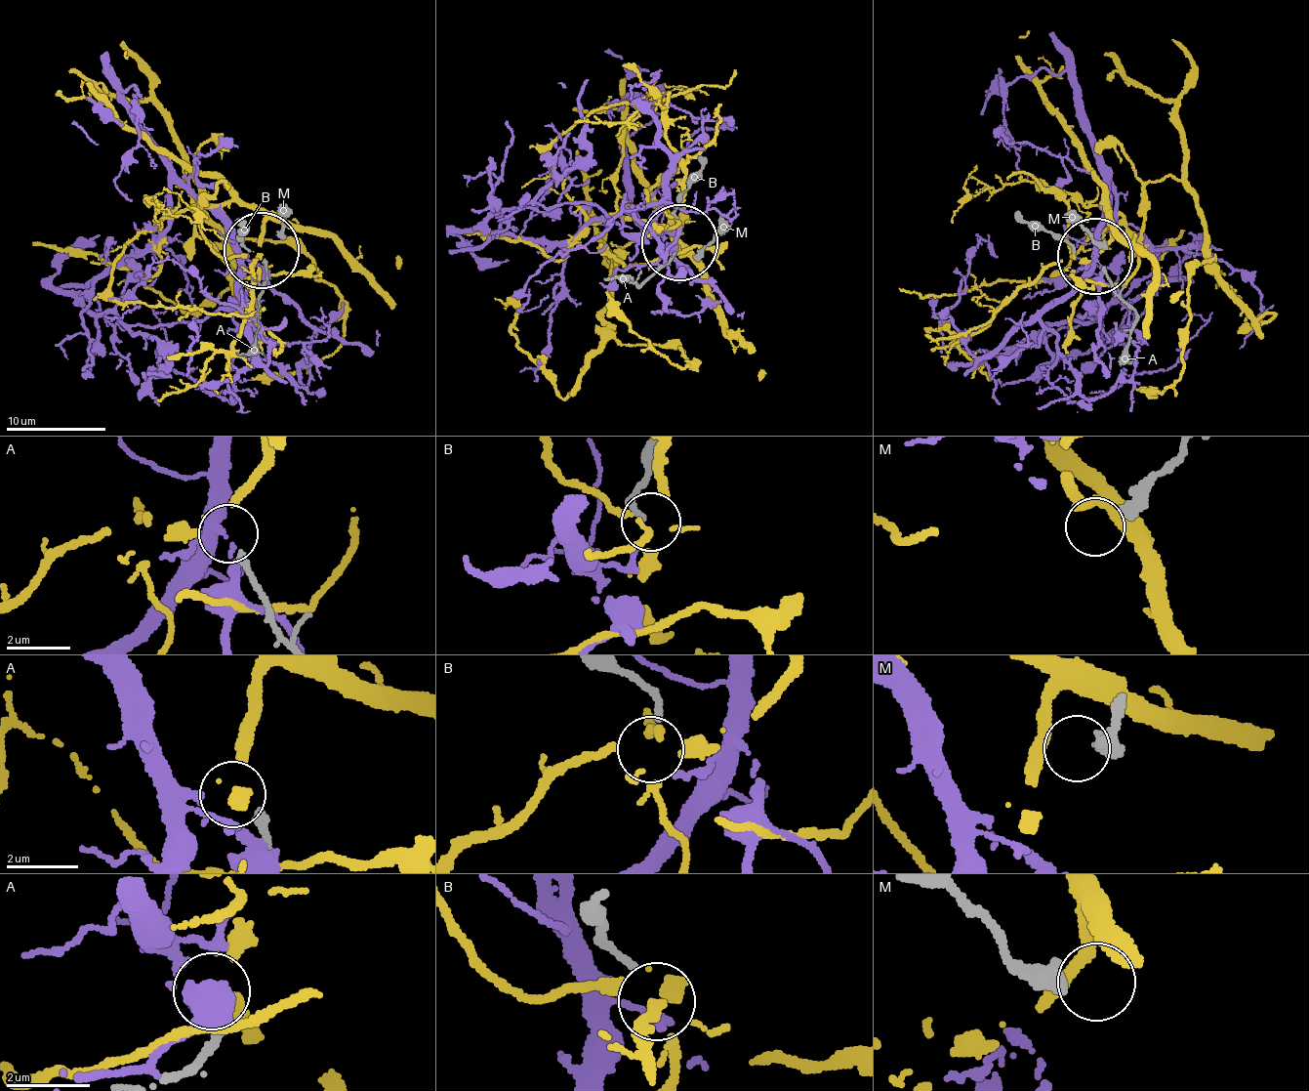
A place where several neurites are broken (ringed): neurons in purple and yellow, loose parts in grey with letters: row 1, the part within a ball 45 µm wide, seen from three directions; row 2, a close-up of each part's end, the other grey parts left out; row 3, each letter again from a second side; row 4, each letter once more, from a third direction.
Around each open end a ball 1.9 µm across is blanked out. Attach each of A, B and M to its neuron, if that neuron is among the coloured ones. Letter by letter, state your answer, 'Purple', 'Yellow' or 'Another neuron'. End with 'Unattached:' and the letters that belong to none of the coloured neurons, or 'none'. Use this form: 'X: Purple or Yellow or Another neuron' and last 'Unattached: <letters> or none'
A: Yellow
B: Another neuron
M: Another neuron
Unattached: B, M

